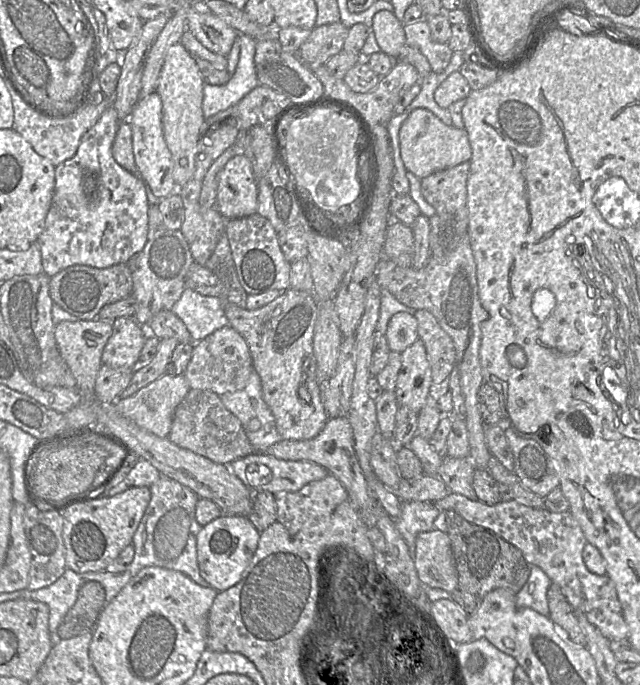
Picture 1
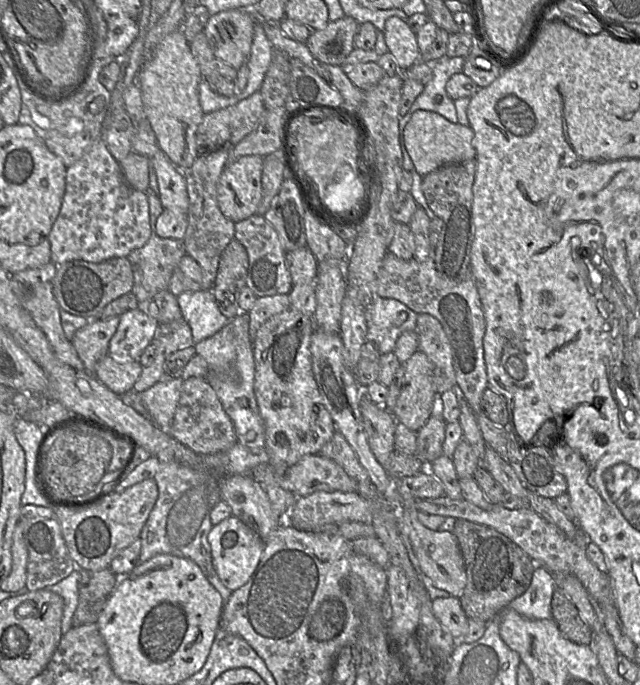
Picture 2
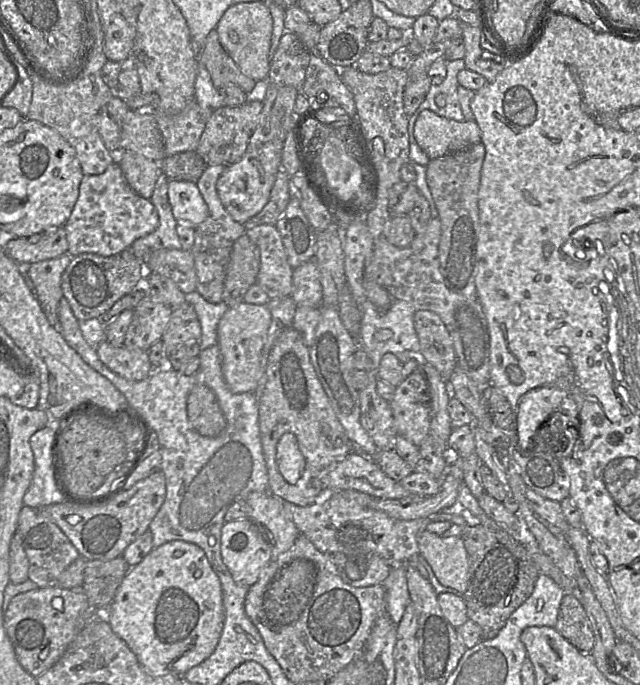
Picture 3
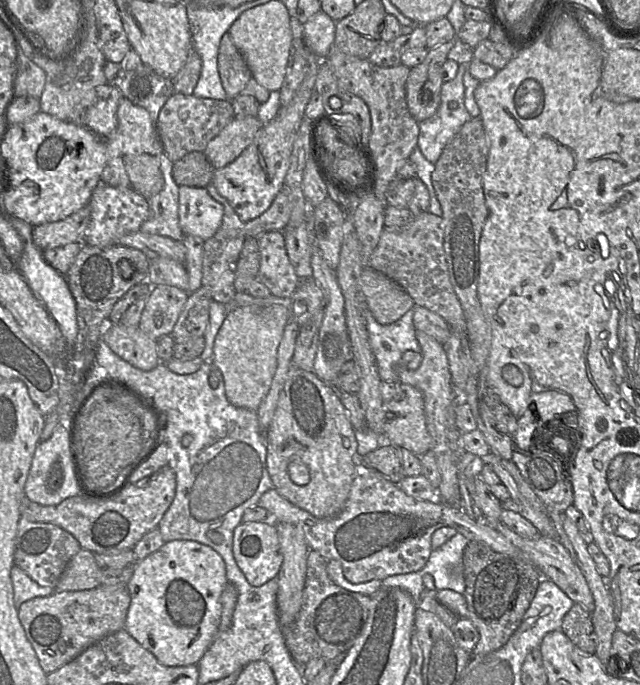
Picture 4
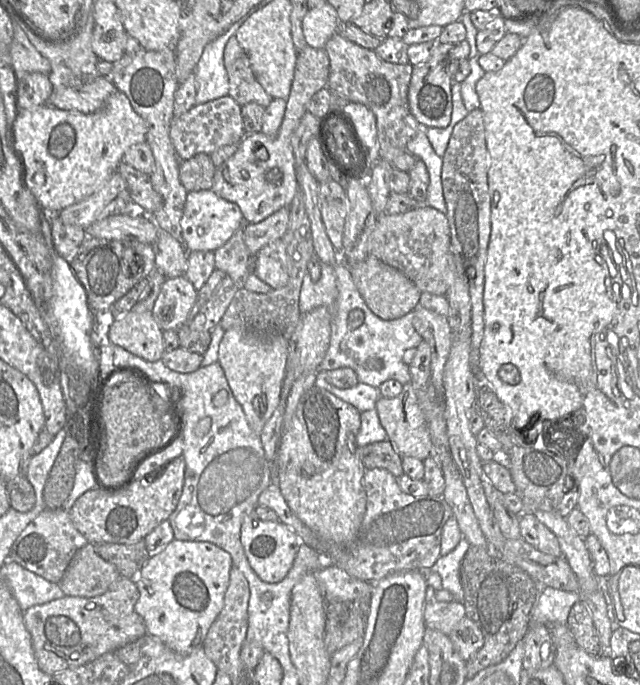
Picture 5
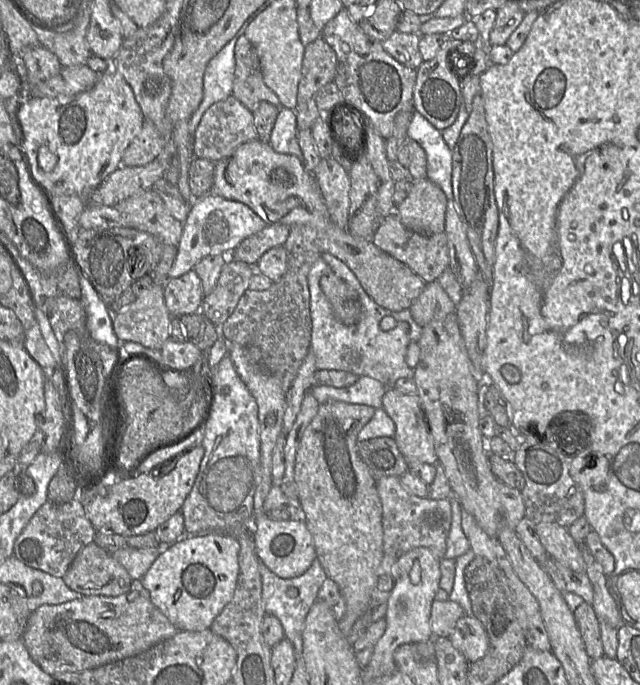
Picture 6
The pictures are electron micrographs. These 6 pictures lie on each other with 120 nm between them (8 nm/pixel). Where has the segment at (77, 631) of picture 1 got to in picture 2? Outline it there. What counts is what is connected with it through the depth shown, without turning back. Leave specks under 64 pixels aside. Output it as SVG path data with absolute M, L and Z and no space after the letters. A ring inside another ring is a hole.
M109 568L81 570L78 606L72 616L72 627L96 623L117 584L118 577Z

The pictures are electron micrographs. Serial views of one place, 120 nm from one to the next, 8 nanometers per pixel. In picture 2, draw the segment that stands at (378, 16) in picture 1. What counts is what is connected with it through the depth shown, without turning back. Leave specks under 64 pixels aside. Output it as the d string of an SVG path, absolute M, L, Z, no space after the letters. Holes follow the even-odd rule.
M397 16L389 17L383 33L388 50L398 63L399 71L405 71L421 60L416 33L405 20Z

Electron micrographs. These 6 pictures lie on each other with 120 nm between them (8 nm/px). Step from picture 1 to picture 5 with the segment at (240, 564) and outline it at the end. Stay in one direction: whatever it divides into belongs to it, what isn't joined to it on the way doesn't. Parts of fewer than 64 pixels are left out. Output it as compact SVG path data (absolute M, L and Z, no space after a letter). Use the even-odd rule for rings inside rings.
M254 509L243 519L240 540L251 568L267 583L280 582L286 577L302 544L297 534L287 525L280 521L260 520Z

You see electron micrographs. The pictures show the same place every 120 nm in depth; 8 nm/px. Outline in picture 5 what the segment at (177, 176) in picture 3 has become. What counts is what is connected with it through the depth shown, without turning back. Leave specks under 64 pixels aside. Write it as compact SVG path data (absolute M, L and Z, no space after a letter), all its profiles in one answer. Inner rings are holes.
M206 153L180 161L179 179L187 192L212 189L215 165Z

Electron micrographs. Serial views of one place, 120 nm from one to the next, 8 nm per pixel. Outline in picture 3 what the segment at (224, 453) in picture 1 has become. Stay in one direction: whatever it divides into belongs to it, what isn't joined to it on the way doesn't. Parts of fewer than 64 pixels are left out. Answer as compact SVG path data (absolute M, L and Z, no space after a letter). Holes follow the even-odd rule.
M196 384L187 399L187 416L200 435L217 437L227 425L215 393L204 384Z

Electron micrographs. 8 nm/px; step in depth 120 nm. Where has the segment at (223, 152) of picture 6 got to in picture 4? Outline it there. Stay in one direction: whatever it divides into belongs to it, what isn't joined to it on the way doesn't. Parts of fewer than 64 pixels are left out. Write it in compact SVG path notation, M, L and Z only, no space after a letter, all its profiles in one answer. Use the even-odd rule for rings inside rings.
M173 93L161 108L155 127L162 144L162 152L175 162L189 152L203 152L209 143L232 119L231 100L198 98Z

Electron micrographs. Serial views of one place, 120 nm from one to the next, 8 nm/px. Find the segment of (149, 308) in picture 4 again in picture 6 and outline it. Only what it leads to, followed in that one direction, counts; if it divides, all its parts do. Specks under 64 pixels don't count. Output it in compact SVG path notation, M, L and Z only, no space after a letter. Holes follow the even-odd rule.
M193 269L179 277L168 278L163 288L165 304L172 317L199 311L204 293L201 280Z

